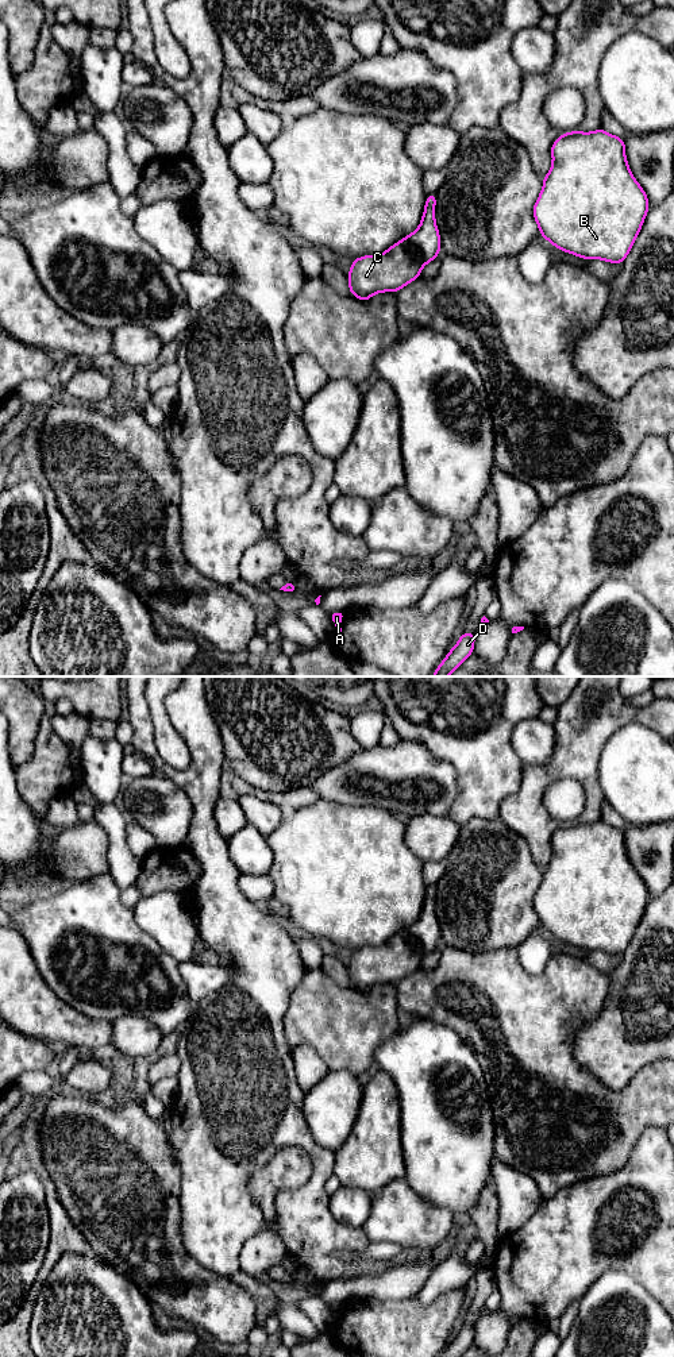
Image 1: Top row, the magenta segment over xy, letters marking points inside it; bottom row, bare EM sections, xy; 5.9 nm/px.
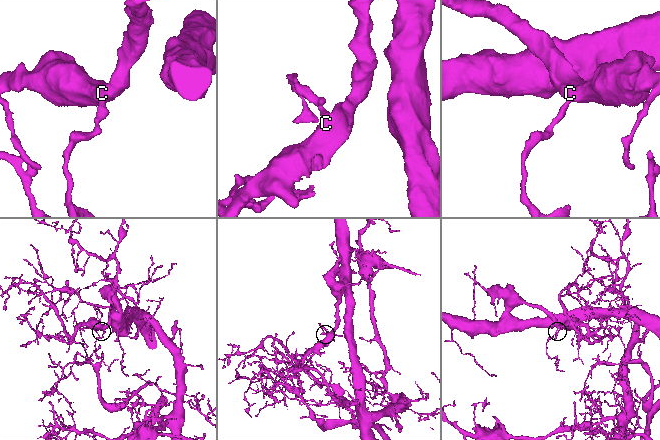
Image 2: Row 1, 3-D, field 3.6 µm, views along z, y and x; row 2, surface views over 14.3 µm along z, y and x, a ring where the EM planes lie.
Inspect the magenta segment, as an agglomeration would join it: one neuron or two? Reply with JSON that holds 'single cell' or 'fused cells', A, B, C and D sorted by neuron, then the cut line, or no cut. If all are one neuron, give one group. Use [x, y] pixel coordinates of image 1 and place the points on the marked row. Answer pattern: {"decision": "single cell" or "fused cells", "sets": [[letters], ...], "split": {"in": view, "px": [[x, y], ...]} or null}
{"decision": "fused cells", "sets": [["A", "D"], ["B", "C"]], "split": {"in": "xy", "px": [[369, 296], [359, 297]]}}

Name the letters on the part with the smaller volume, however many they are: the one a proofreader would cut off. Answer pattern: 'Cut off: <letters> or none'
Cut off: A, D

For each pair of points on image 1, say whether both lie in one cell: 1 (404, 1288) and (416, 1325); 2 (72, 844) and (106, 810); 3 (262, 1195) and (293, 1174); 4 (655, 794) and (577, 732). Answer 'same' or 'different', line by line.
1: different
2: different
3: same
4: different

